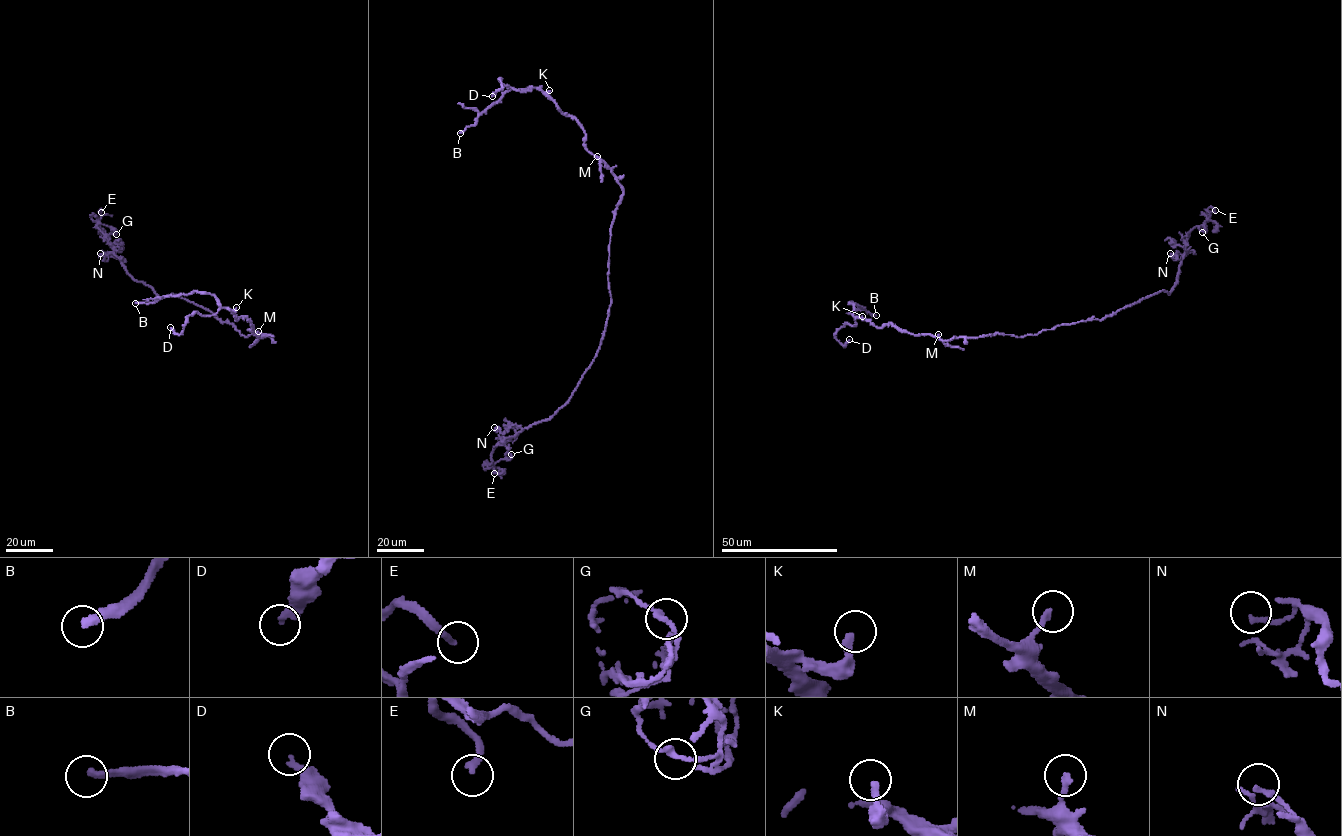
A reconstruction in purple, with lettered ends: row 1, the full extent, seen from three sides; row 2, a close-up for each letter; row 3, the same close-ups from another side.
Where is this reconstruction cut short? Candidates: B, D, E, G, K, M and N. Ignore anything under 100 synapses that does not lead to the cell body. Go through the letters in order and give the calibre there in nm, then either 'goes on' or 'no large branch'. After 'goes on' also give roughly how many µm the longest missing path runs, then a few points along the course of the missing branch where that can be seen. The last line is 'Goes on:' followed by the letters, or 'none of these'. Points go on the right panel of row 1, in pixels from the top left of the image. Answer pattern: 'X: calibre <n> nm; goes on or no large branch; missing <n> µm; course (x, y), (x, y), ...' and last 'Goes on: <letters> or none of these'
B: calibre 240 nm; goes on; missing 60 µm; course (876, 315), (868, 314), (852, 325), (834, 329), (825, 338), (803, 342), (799, 346), (790, 342)
D: calibre 260 nm; no large branch
E: calibre 200 nm; goes on; missing 45 µm; course (1215, 210), (1216, 218), (1183, 187), (1176, 173), (1167, 168)
G: calibre 150 nm; no large branch
K: calibre 260 nm; no large branch
M: calibre 200 nm; no large branch
N: calibre 170 nm; no large branch
Goes on: B, E

